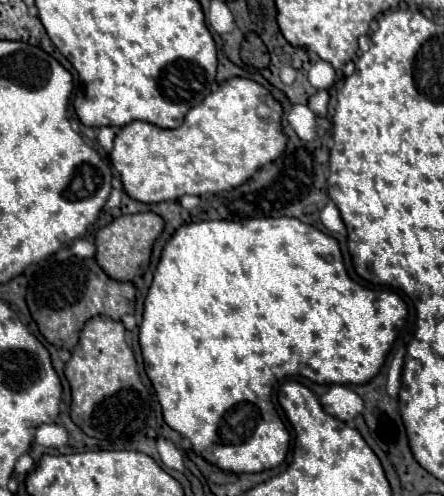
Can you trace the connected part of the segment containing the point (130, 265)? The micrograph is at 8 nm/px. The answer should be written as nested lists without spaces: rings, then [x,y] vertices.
[[[156,212],[120,216],[96,232],[96,260],[114,280],[134,280],[150,266],[152,246],[164,230],[164,220]]]

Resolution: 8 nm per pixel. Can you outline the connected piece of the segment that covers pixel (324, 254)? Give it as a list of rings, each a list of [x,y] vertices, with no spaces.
[[[288,216],[252,218],[246,222],[208,220],[208,222],[194,222],[180,226],[168,240],[144,302],[144,320],[140,324],[140,346],[146,372],[156,388],[166,424],[178,430],[182,436],[186,436],[192,442],[194,452],[218,468],[232,472],[262,472],[282,464],[286,460],[290,444],[288,428],[284,426],[282,418],[278,416],[272,404],[274,384],[286,376],[304,376],[318,384],[364,384],[372,380],[380,372],[392,342],[396,340],[400,328],[404,326],[406,312],[408,312],[406,302],[394,290],[366,288],[360,282],[352,280],[344,268],[344,258],[338,240],[310,224],[300,222],[298,218],[288,218]]]

